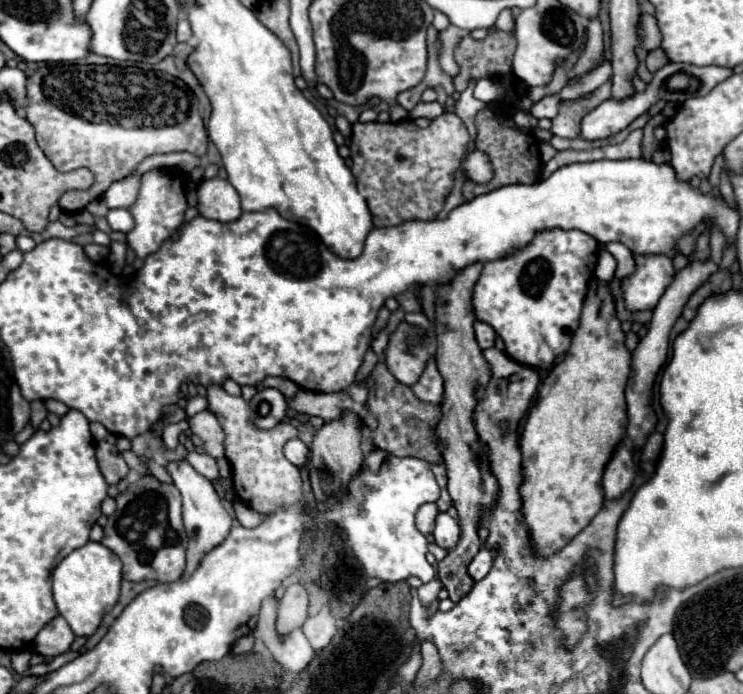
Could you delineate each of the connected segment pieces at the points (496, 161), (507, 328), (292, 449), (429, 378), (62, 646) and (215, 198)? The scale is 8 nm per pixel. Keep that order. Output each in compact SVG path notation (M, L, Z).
M484 106L474 118L474 124L476 124L476 130L478 130L476 150L482 150L482 152L488 154L488 158L494 166L494 178L486 184L476 184L472 180L466 180L464 188L462 188L462 194L464 194L466 202L474 200L480 194L488 194L496 188L502 188L506 184L536 184L540 180L538 178L540 172L542 172L540 142L534 138L534 134L524 134L518 128L506 126L504 124L506 118L508 118L508 114L496 110L494 106Z
M542 230L522 250L486 262L474 288L476 318L488 322L520 364L548 370L570 348L588 282L594 278L598 240L580 230Z
M298 438L286 442L284 454L298 468L302 468L302 466L306 466L310 462L310 450L308 450L308 446L302 440L298 440Z
M430 360L422 378L412 386L412 392L418 400L440 406L442 404L442 396L444 396L444 380L436 368L436 362Z
M56 616L46 628L42 628L34 640L34 652L42 656L58 656L70 650L74 642L74 632L62 616Z
M226 178L204 180L198 188L198 210L210 220L234 222L242 214L240 196Z

